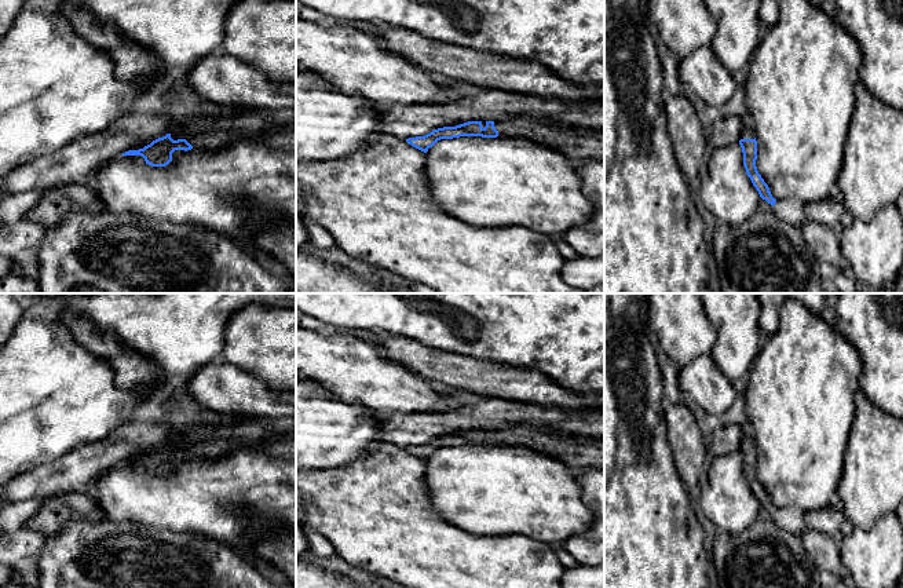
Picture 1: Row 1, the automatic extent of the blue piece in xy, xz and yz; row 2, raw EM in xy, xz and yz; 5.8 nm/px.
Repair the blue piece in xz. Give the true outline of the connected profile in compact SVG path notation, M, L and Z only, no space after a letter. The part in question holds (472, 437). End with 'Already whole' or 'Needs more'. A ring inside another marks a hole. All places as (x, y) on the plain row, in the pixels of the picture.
M524 424L504 430L468 430L434 438L424 445L409 446L406 450L427 461L438 449L460 445L524 446L553 457L575 471L604 470L604 438L586 438Z. Needs more

